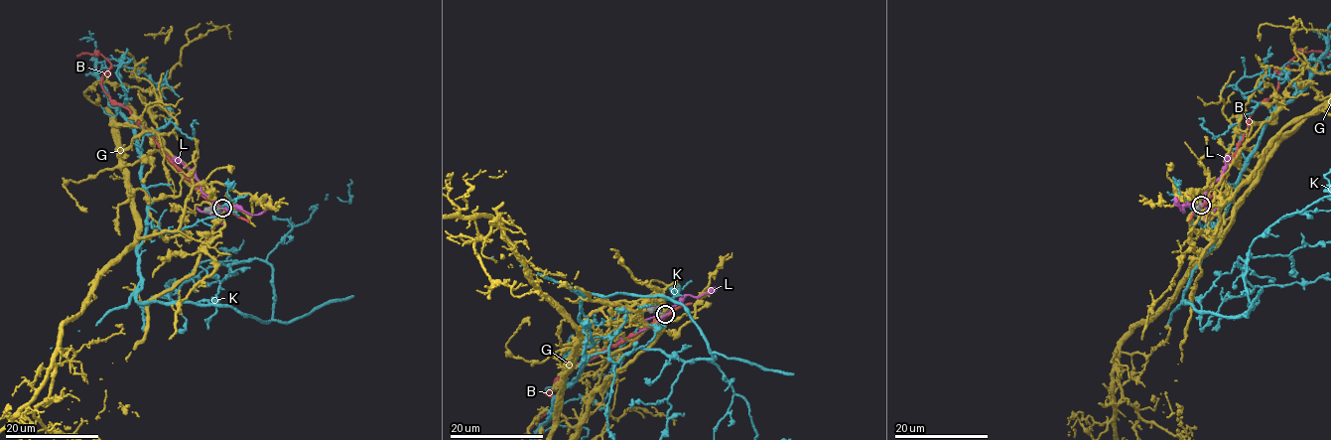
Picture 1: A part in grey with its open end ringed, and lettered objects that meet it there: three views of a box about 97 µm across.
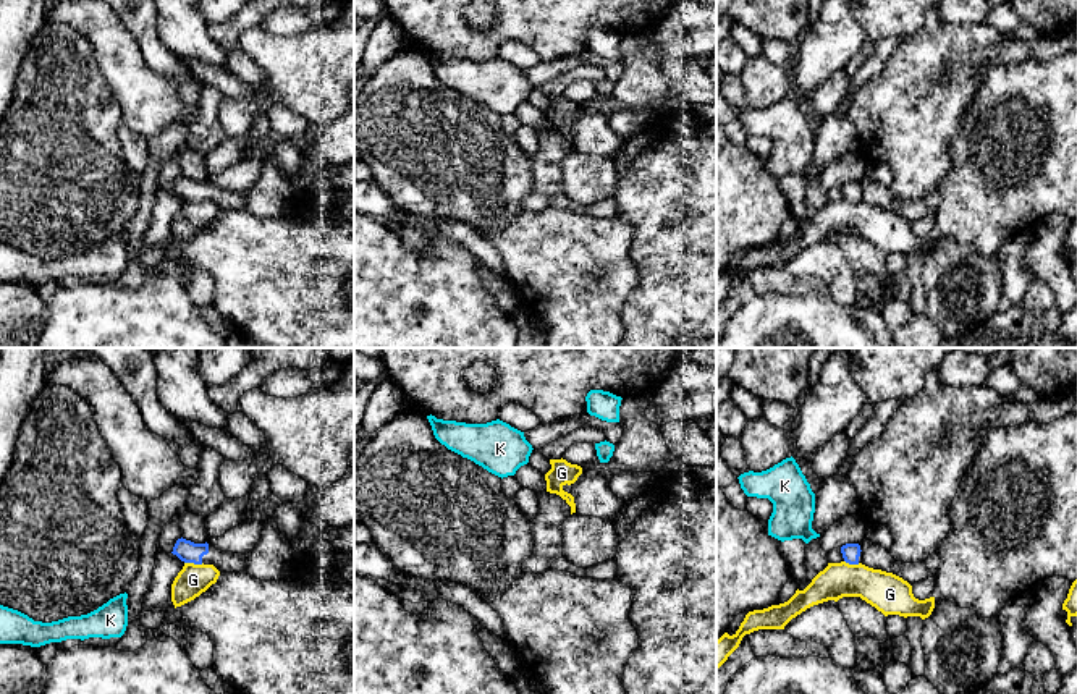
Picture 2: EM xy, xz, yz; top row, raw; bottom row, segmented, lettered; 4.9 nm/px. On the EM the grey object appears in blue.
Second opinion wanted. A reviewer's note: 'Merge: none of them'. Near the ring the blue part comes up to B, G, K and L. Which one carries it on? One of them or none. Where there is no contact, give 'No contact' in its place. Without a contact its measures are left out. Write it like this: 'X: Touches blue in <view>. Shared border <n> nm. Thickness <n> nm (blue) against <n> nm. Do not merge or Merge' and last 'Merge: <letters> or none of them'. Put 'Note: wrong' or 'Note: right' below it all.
B: No contact. Do not merge
G: Touches blue in xy. Shared border 100 nm. Thickness 110 nm (blue) against 160 nm. Do not merge
K: No contact. Do not merge
L: No contact. Do not merge
Merge: none of them
Note: right

